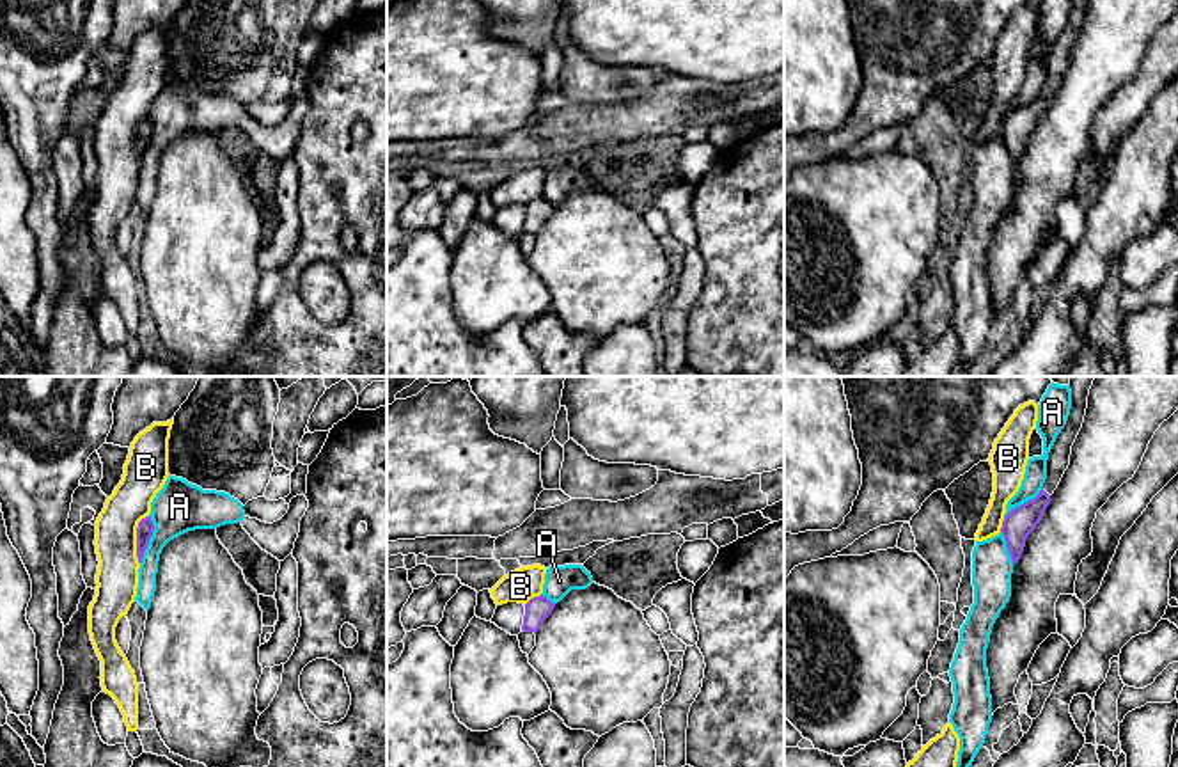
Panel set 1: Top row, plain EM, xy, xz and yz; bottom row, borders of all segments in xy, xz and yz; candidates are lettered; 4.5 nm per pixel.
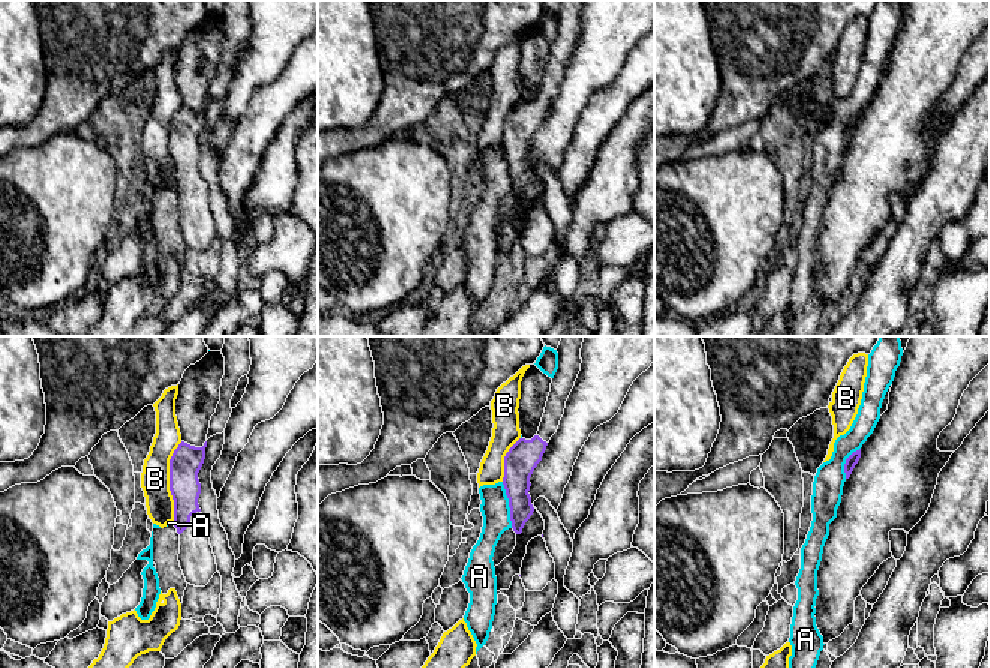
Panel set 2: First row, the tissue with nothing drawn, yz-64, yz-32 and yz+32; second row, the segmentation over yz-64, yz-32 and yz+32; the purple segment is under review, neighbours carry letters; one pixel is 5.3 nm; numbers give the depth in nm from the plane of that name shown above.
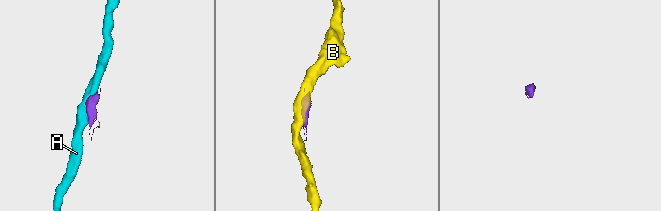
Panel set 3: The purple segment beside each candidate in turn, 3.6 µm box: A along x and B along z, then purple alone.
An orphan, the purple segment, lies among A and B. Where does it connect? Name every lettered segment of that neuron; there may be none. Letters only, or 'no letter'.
no letter

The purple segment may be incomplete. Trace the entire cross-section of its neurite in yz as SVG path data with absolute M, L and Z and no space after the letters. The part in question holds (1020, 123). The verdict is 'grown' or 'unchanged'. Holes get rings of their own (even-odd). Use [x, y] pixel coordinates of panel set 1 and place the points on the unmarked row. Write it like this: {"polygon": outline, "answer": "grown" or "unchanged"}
{"polygon": "M1072 0L1068 23L1048 55L1047 82L1043 85L1043 91L1034 101L1013 110L1002 123L1001 135L1006 142L1006 149L1013 167L1018 165L1027 138L1040 126L1050 105L1050 98L1057 91L1064 73L1070 67L1072 48L1082 30L1086 11L1088 0Z", "answer": "grown"}

